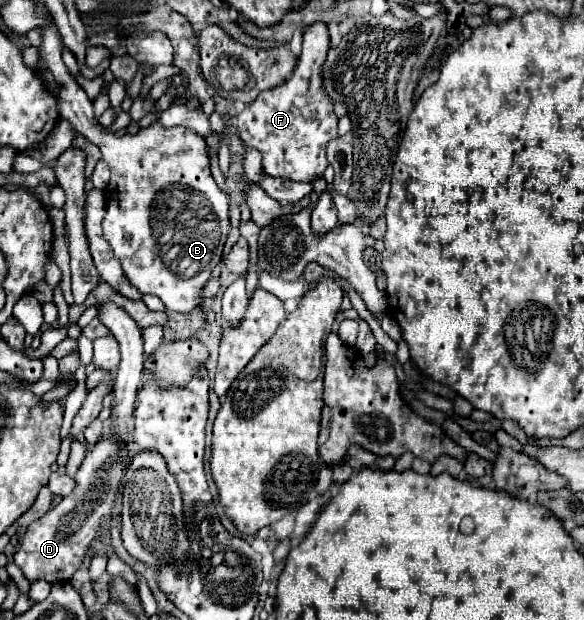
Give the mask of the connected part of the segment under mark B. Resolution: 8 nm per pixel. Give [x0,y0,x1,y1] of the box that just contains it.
[38,25,230,313]

